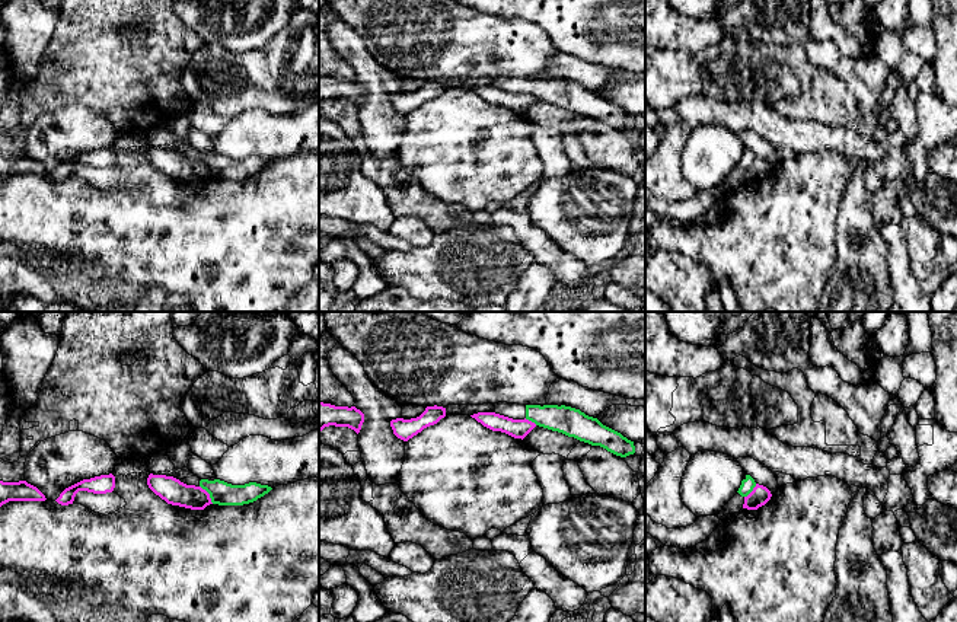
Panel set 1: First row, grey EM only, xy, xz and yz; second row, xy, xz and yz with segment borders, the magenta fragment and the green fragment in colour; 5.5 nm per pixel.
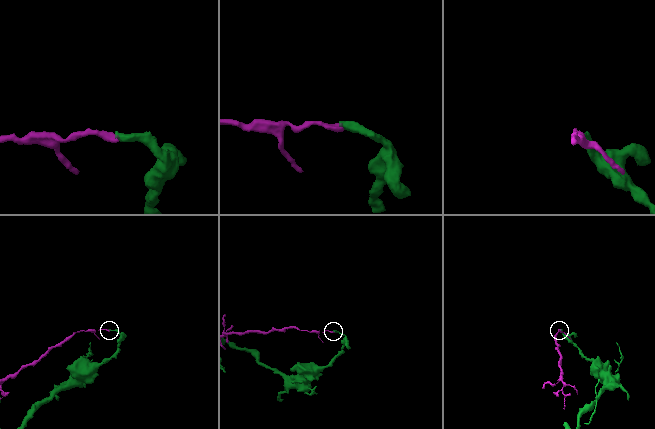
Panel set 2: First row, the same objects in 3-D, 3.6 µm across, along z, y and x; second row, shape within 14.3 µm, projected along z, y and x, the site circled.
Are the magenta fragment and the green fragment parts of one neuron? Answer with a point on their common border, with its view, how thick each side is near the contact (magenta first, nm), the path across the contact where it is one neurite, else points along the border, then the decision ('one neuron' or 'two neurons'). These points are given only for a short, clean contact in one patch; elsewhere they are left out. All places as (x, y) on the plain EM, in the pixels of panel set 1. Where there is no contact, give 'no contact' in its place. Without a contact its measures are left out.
contact xy (209, 168); calibres 140 and 130 nm; border xy (200, 159), (213, 176); two neurons

